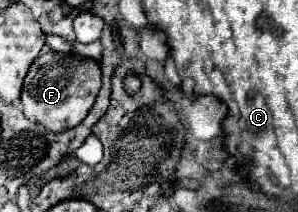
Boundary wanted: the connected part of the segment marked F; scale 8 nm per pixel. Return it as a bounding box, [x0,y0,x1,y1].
[22,46,100,132]

